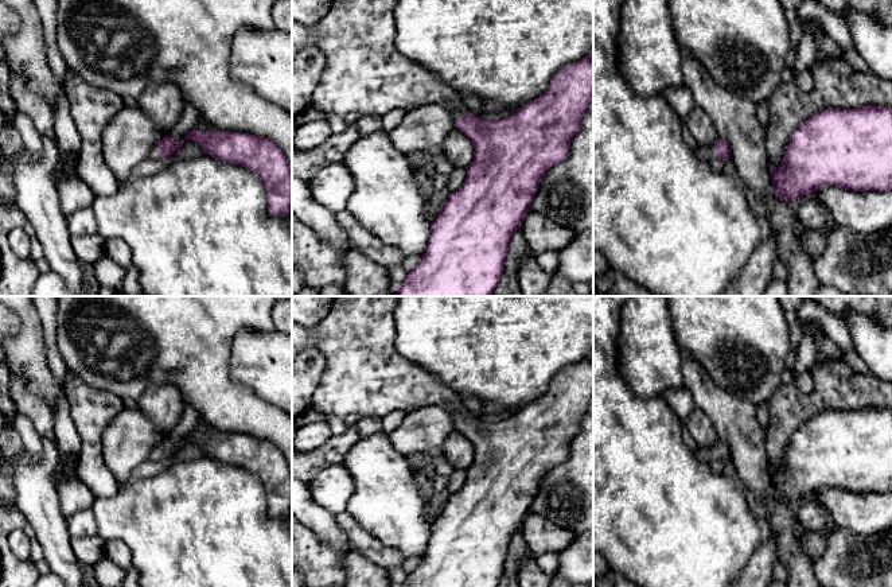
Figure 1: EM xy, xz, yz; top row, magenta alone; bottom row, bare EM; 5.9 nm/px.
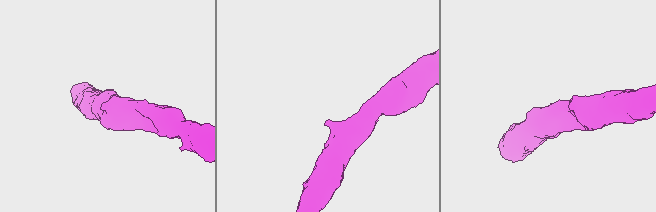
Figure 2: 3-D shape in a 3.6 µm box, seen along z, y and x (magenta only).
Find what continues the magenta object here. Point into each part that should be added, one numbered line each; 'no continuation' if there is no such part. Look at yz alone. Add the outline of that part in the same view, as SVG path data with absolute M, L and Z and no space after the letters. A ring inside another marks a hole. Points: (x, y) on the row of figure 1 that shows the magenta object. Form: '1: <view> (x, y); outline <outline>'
1: yz (705, 152); outline M701 145L696 149L696 155L701 160L710 162L712 159L716 159L717 151L714 145Z

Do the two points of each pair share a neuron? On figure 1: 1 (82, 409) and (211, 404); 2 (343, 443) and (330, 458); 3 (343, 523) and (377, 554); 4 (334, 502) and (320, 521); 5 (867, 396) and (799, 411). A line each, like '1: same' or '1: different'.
1: different
2: same
3: same
4: different
5: same

